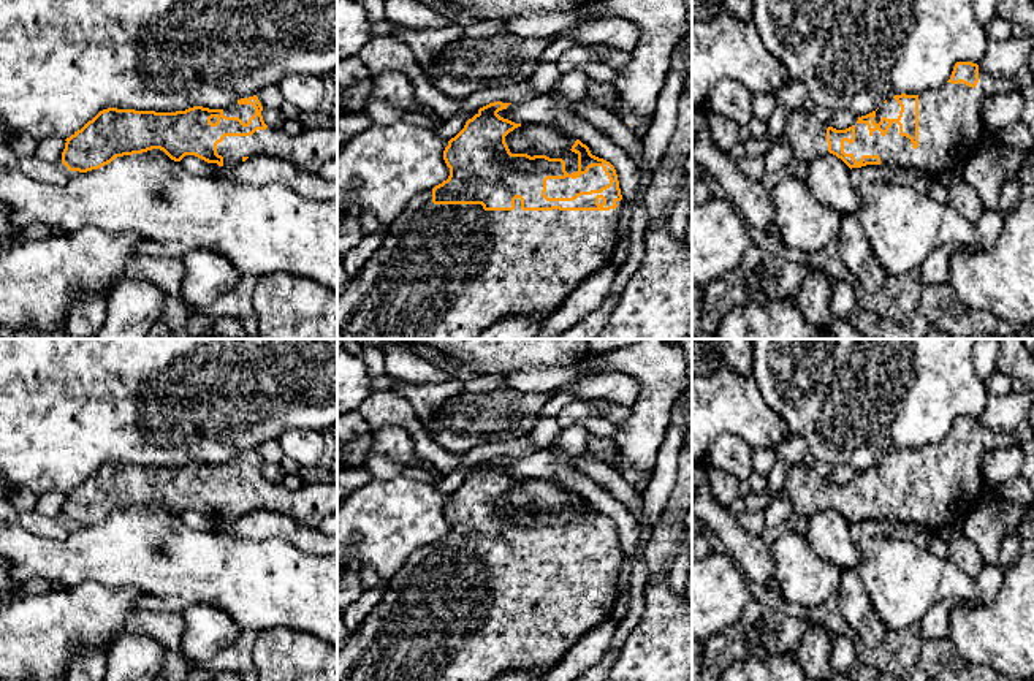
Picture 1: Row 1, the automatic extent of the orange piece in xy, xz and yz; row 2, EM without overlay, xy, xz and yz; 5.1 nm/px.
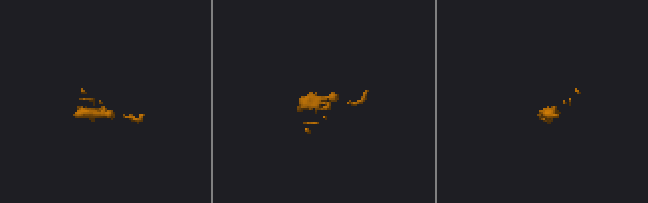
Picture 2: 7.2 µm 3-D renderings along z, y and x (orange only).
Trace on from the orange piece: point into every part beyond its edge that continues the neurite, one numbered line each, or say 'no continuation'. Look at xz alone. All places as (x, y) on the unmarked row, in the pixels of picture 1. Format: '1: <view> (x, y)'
1: xz (439, 620)

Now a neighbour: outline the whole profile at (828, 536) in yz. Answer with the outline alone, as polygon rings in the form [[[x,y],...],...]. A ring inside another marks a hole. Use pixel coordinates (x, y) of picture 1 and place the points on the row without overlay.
[[[820,510],[808,518],[804,538],[823,561],[842,569],[853,569],[860,559],[858,545],[849,532],[850,523],[836,510]]]

